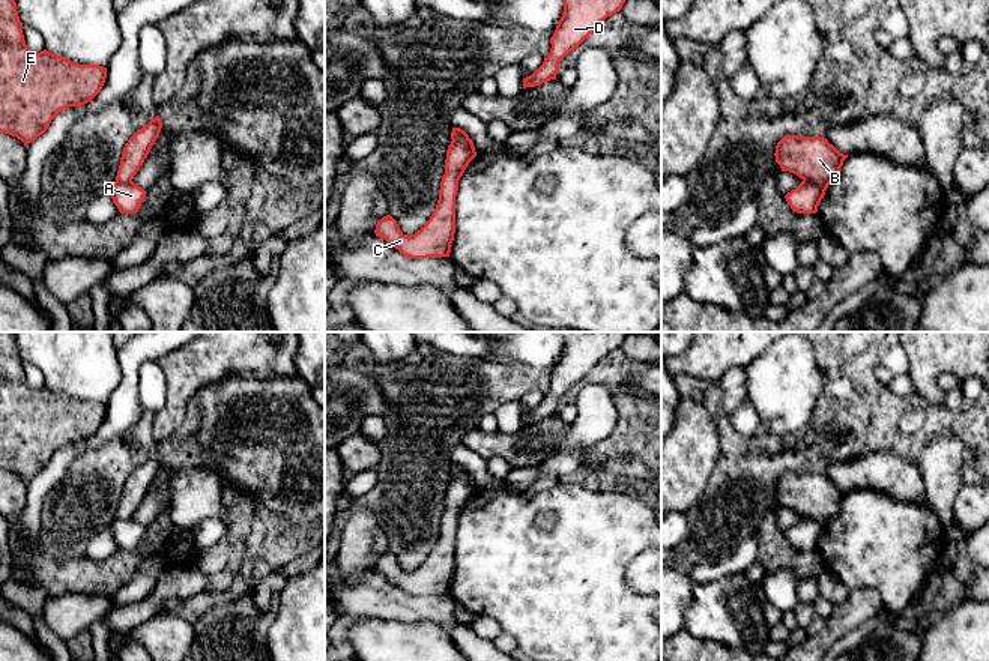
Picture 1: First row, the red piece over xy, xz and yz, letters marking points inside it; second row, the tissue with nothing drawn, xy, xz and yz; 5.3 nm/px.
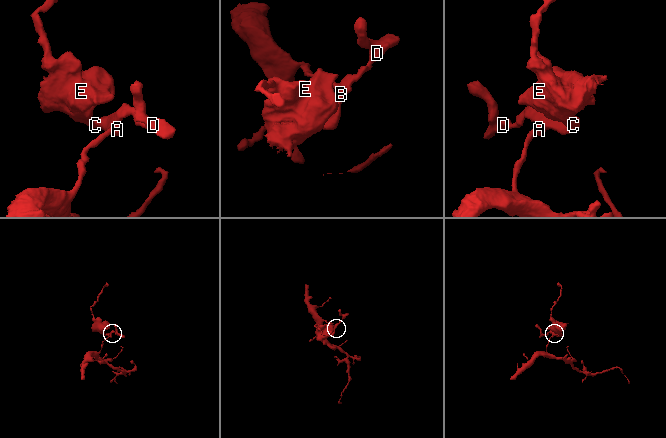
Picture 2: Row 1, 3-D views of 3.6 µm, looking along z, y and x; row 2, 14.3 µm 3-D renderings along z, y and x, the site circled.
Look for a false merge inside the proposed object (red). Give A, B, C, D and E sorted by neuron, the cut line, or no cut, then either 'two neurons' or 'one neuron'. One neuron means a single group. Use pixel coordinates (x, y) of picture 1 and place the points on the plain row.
groups A / B C D E; cut xz (453, 476), (463, 475), (474, 487); two neurons

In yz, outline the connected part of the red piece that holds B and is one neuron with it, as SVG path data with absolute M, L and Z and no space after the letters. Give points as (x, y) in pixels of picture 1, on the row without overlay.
M785 472L777 479L774 493L782 508L794 509L803 518L812 518L824 529L848 494L824 473L798 472Z

